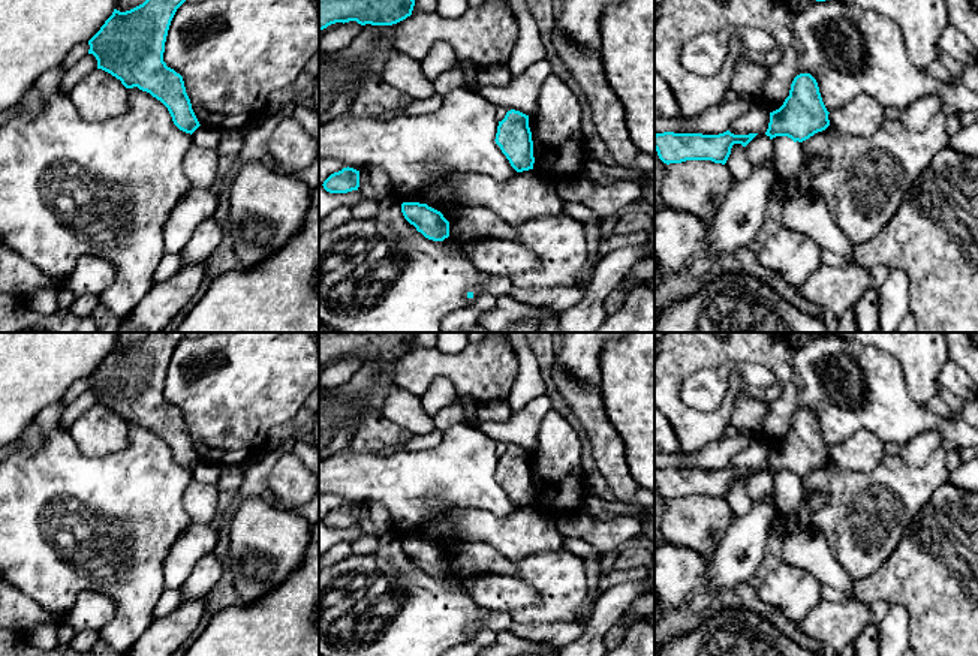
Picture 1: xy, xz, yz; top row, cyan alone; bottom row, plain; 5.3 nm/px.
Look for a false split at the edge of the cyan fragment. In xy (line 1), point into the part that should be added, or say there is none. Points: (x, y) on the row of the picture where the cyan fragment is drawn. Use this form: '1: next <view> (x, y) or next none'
1: next none

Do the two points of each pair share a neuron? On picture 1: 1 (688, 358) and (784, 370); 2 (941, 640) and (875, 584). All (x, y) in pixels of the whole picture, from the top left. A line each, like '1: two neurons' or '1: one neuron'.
1: one neuron
2: one neuron

